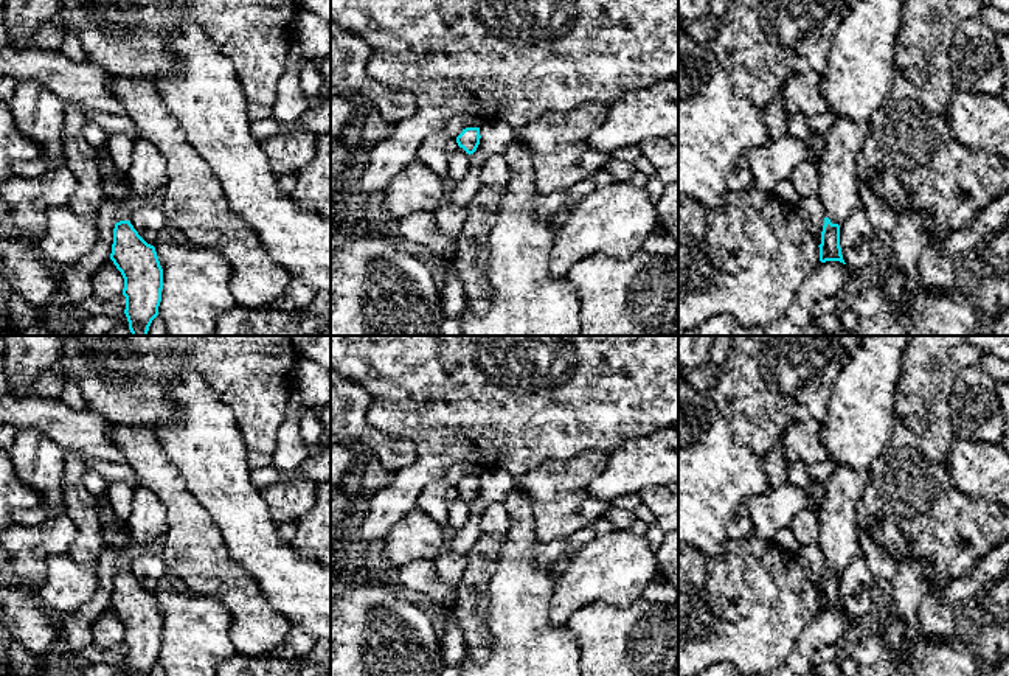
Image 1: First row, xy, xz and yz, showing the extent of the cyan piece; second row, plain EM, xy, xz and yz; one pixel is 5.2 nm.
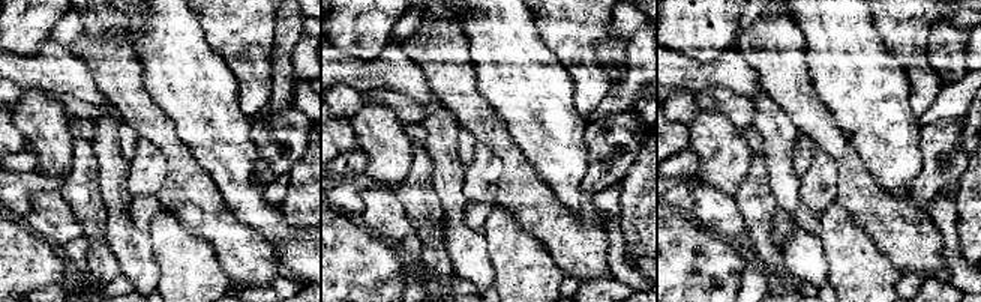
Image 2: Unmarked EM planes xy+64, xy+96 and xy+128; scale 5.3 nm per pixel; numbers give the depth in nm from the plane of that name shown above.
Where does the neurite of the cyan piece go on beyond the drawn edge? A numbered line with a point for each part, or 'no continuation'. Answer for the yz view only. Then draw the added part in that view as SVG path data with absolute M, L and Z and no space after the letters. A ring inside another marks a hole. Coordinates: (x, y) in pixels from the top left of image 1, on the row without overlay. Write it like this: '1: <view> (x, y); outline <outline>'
1: yz (839, 527); outline M837 465L824 483L826 497L817 511L818 545L824 553L824 566L832 572L841 573L852 558L863 555L858 544L857 504L868 480L869 472Z

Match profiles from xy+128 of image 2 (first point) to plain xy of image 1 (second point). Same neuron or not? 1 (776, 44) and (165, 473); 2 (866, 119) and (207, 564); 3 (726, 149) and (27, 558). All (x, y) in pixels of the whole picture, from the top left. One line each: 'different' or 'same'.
1: same
2: different
3: different

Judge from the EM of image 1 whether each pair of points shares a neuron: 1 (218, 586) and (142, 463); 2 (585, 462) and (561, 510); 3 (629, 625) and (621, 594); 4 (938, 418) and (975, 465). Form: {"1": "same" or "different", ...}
{"1": "same", "2": "same", "3": "different", "4": "different"}

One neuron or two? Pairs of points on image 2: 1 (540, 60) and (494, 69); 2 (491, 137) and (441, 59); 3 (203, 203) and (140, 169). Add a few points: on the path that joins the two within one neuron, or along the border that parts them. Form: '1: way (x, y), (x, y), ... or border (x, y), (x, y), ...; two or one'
1: way (528, 69), (506, 69); one
2: way (479, 117), (464, 101), (452, 78); one
3: border (153, 146), (165, 161), (165, 178), (155, 196); two

